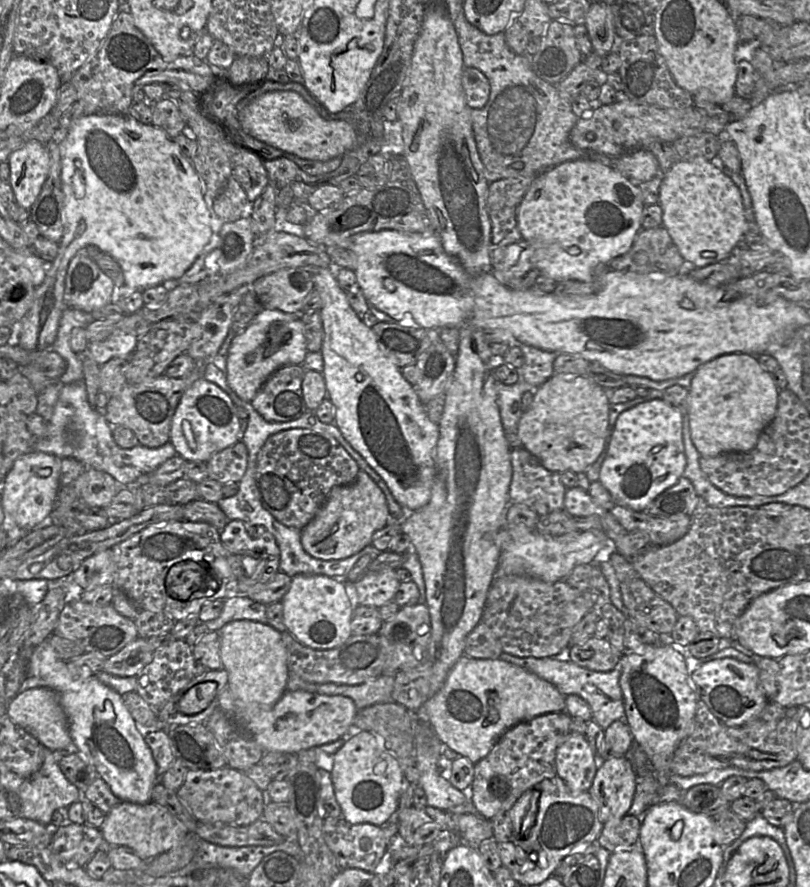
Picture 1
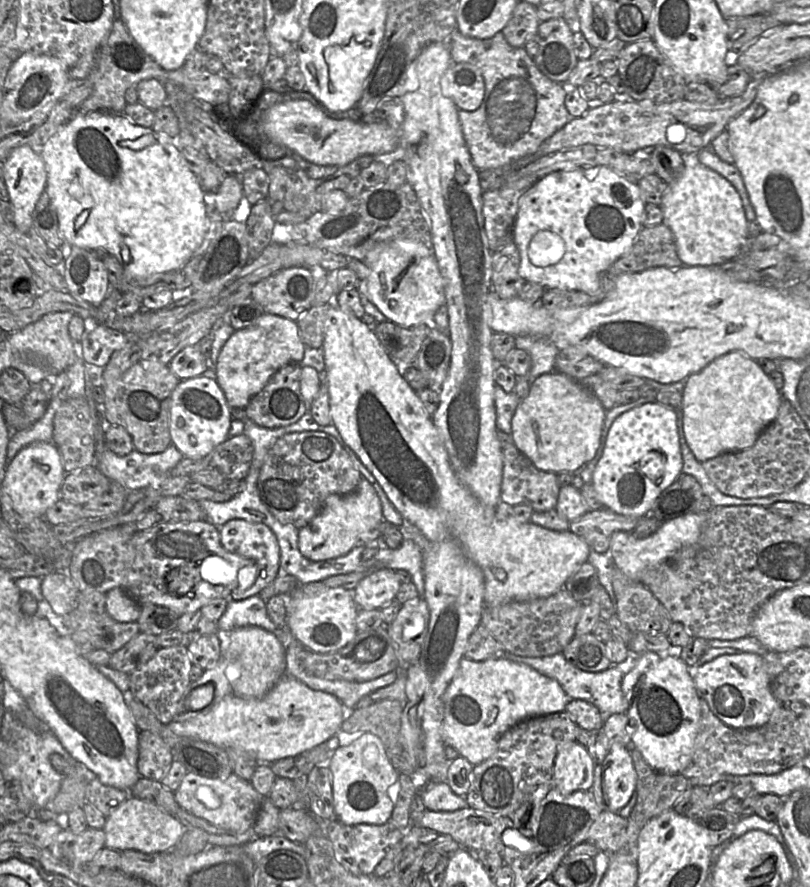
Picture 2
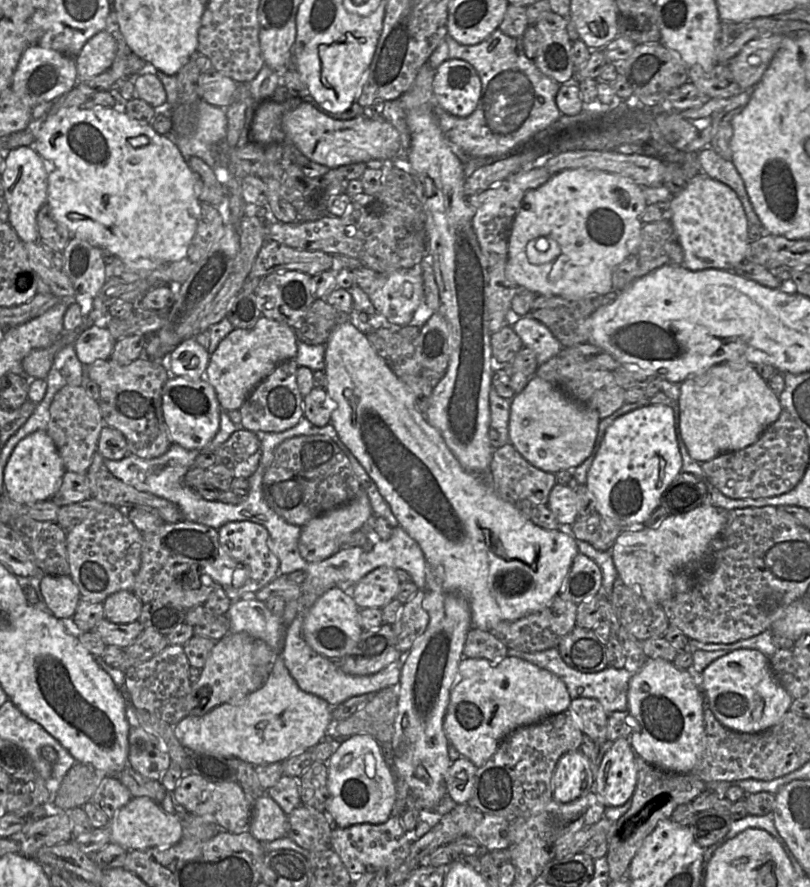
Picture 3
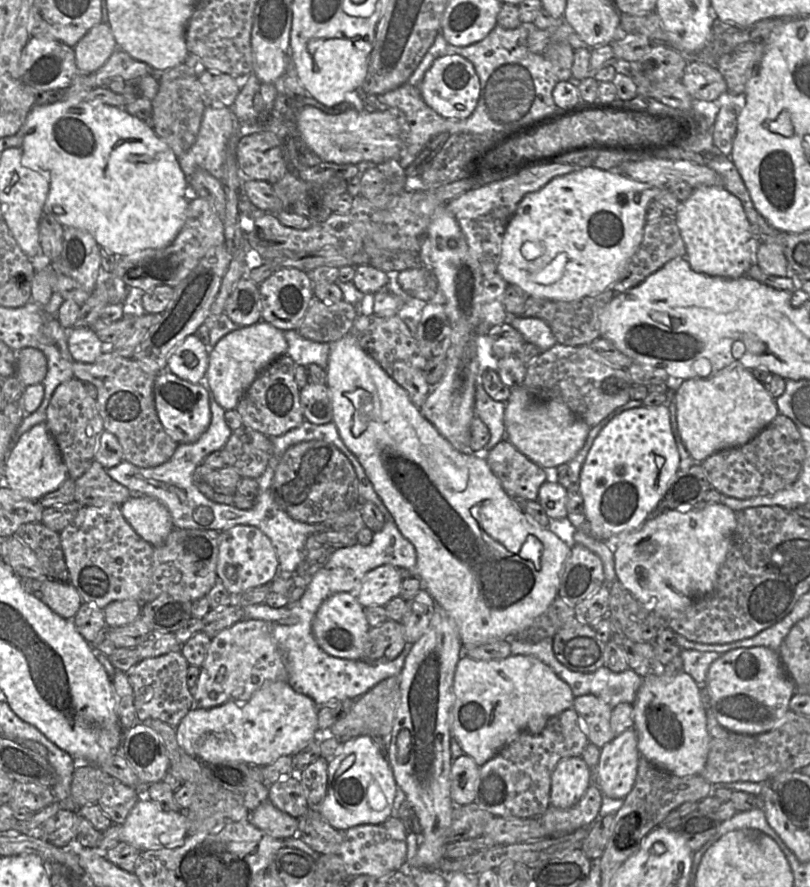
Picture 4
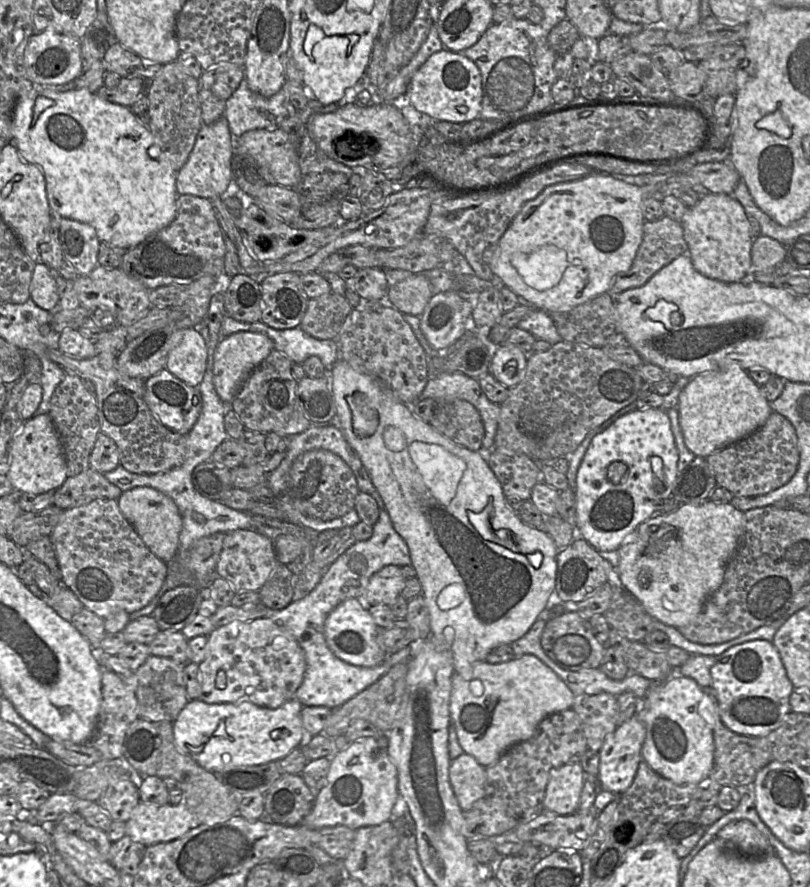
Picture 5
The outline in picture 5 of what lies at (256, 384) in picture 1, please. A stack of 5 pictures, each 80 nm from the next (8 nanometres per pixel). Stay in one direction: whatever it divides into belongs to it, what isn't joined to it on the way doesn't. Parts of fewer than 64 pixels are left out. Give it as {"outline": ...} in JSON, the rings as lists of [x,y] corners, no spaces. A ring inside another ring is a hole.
{"outline":[[[237,332],[223,338],[213,355],[212,377],[219,398],[229,405],[252,371],[274,350],[273,341],[262,333]]]}

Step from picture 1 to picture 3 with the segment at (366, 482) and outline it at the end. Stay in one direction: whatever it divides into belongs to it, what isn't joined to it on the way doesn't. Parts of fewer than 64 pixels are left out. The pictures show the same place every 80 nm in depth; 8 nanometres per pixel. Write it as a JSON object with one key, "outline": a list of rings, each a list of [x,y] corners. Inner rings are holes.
{"outline":[[[361,489],[357,496],[350,502],[329,510],[302,526],[299,538],[299,552],[308,562],[319,562],[344,548],[344,542],[349,535],[362,528],[373,514],[367,493]]]}

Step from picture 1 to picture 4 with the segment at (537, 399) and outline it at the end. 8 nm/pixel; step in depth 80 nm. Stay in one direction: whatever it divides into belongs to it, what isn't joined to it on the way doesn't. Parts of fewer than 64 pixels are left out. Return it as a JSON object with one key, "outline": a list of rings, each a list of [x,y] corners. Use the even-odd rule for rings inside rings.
{"outline":[[[523,386],[511,389],[505,402],[505,439],[545,470],[569,463],[585,444],[590,427],[560,400],[539,401]]]}

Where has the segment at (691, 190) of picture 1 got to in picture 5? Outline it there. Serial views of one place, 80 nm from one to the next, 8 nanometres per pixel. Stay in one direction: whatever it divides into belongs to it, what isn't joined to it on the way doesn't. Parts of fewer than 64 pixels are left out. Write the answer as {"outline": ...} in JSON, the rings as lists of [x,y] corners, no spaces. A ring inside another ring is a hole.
{"outline":[[[715,193],[702,195],[699,202],[688,209],[679,223],[684,230],[688,255],[699,273],[724,283],[750,279],[751,250],[755,237],[743,206],[733,195]]]}

